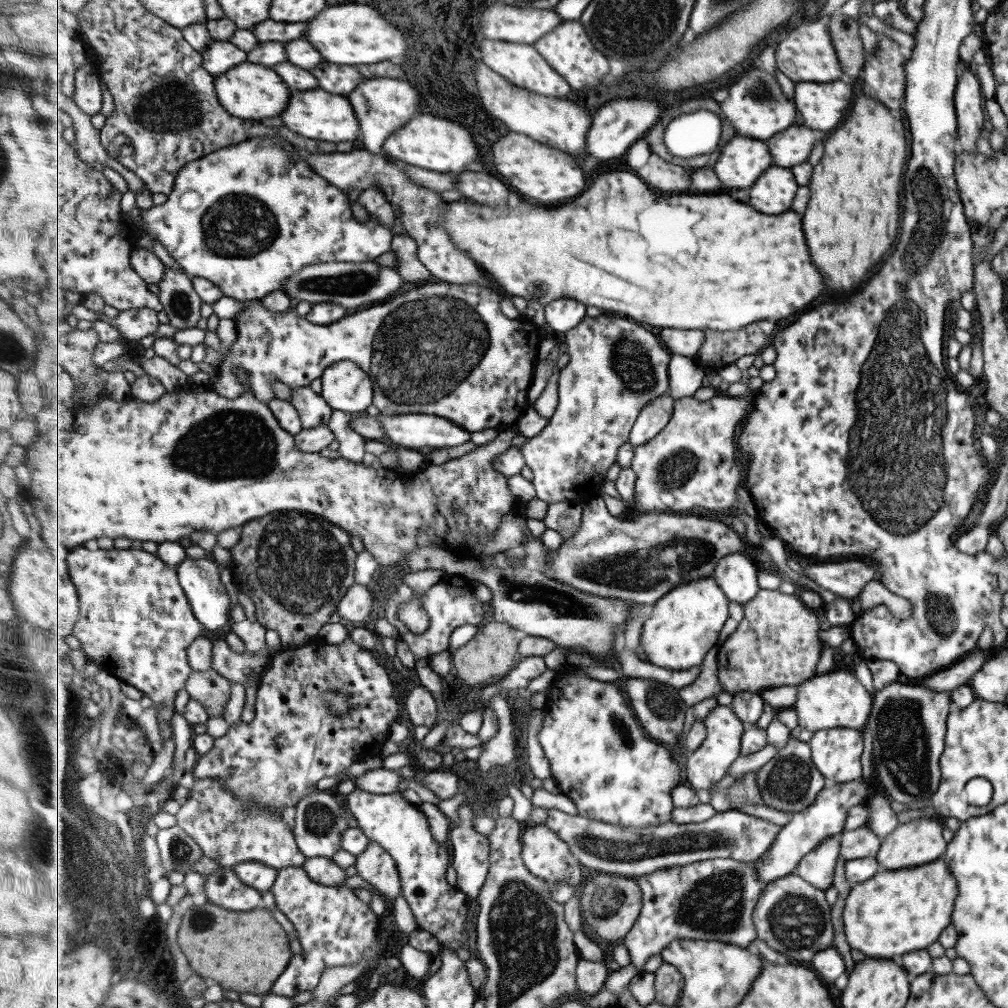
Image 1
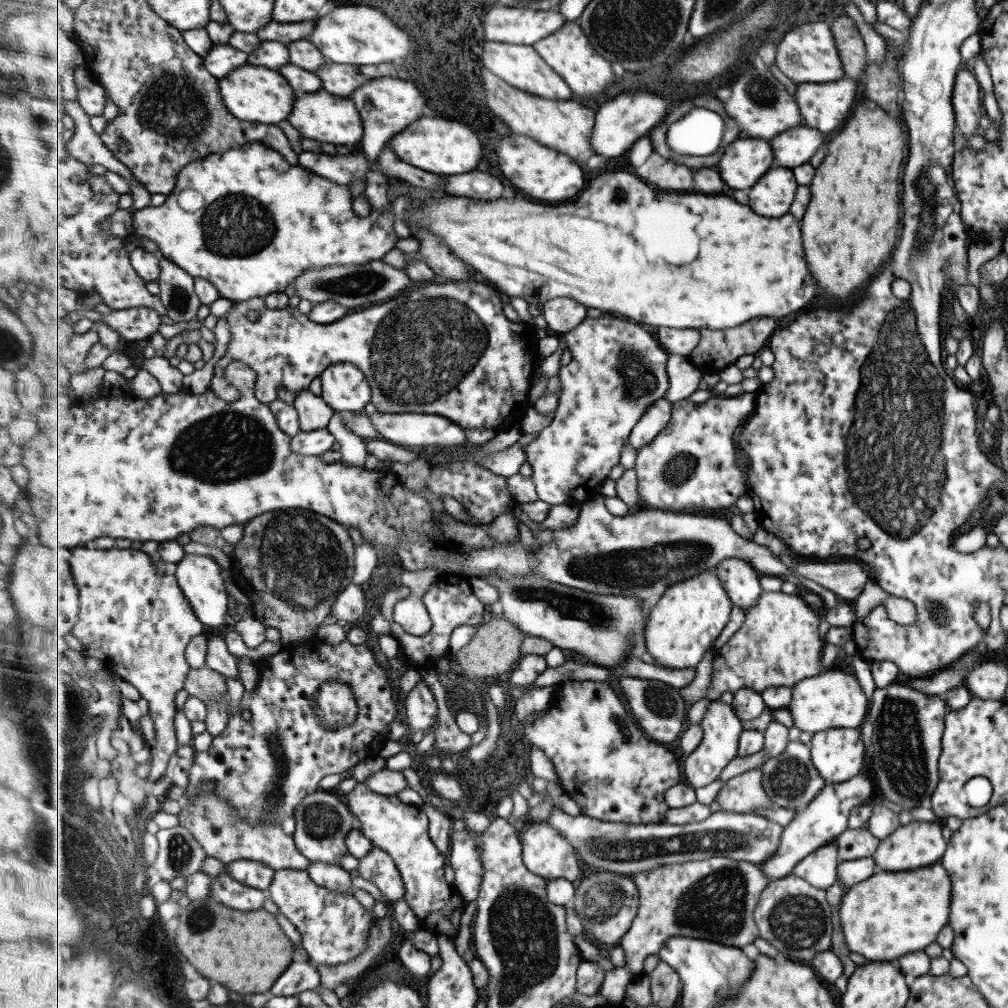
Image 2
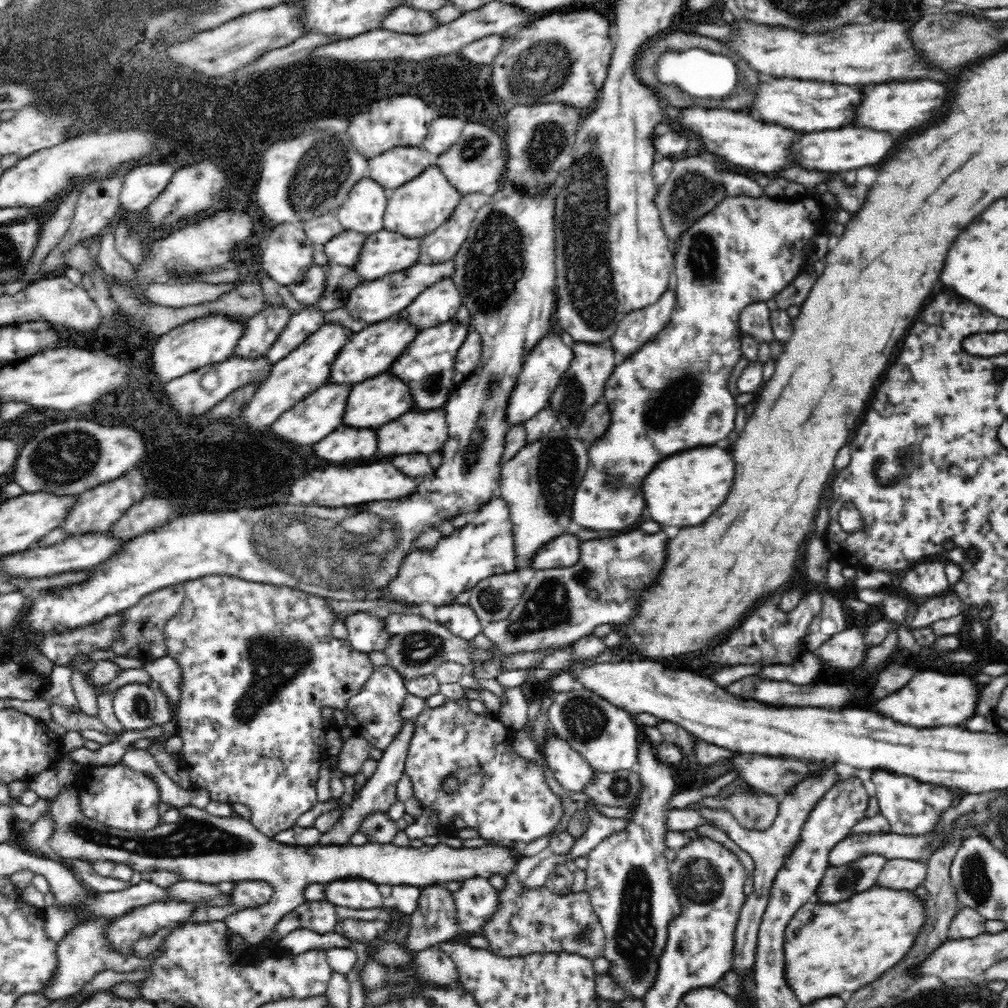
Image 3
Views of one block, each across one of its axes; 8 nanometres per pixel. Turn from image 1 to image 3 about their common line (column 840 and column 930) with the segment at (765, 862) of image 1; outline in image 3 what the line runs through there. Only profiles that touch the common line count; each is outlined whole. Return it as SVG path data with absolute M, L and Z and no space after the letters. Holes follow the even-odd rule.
M874 771L870 777L880 813L888 819L890 831L901 835L927 835L928 832L934 832L935 824L957 795L944 785L925 783L910 776L893 774L892 771Z

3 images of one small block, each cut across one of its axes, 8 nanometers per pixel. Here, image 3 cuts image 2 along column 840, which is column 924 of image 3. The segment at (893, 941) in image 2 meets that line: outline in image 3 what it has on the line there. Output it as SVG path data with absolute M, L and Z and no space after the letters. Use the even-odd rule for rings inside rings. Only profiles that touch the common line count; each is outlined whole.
M876 885L839 903L822 904L812 901L803 904L792 920L789 920L783 944L785 979L800 1005L810 1005L812 1000L825 997L848 996L864 984L878 980L878 976L882 976L888 968L896 966L911 951L929 917L925 902L926 900L920 899L913 891Z

